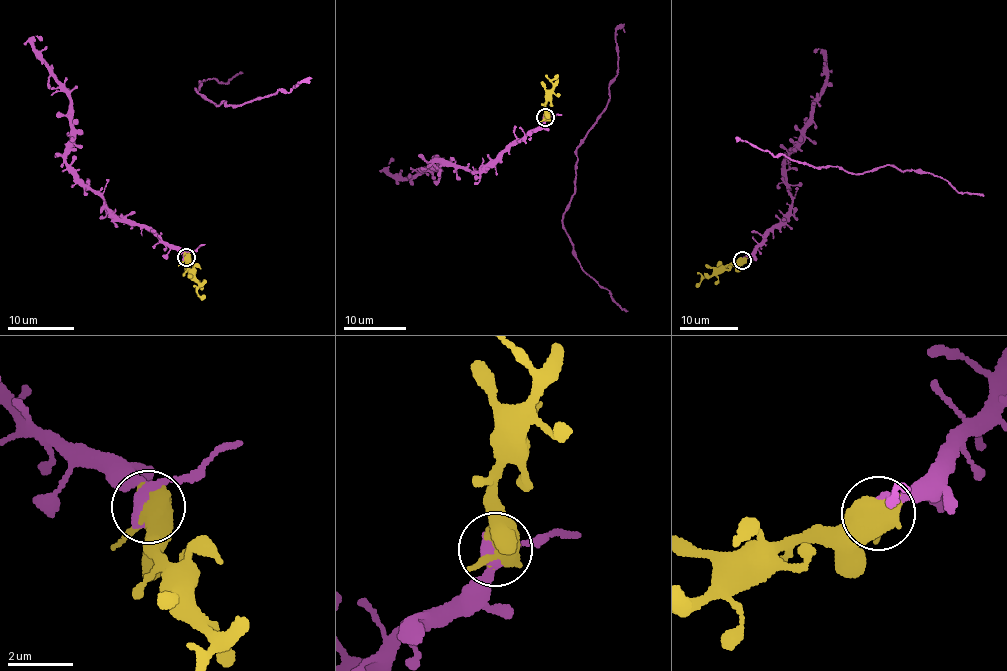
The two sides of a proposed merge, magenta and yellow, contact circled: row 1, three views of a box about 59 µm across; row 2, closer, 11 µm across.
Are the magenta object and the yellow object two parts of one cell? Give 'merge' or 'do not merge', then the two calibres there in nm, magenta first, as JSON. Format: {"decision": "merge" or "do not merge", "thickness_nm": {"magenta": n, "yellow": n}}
{"decision": "merge", "thickness_nm": {"magenta": 500, "yellow": 500}}

